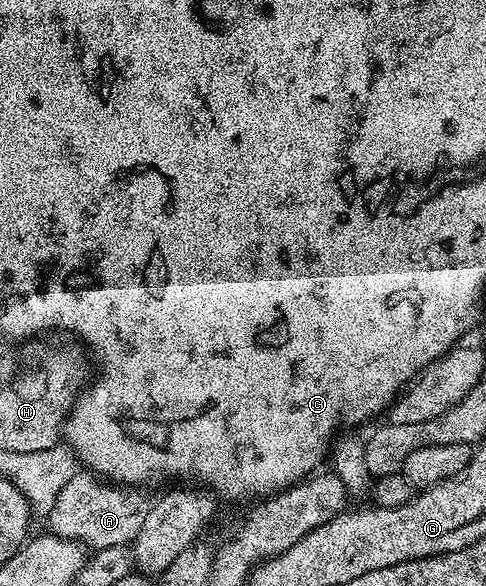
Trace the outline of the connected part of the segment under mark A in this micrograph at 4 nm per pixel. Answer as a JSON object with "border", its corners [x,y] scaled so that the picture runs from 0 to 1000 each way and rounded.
{"border":[[[160,807],[144,817],[128,840],[119,841],[111,865],[95,881],[101,896],[97,901],[105,911],[126,915],[130,920],[169,923],[181,937],[226,932],[261,935],[272,922],[284,916],[284,903],[292,903],[309,863],[309,852],[288,838],[294,836],[280,828],[241,828],[189,807]]]}

